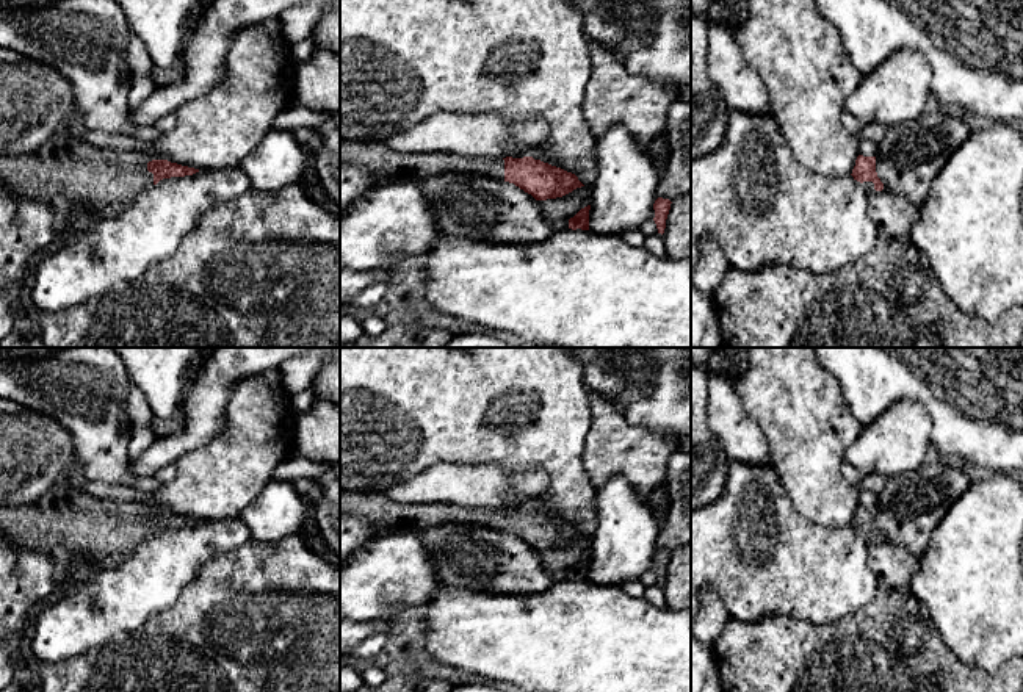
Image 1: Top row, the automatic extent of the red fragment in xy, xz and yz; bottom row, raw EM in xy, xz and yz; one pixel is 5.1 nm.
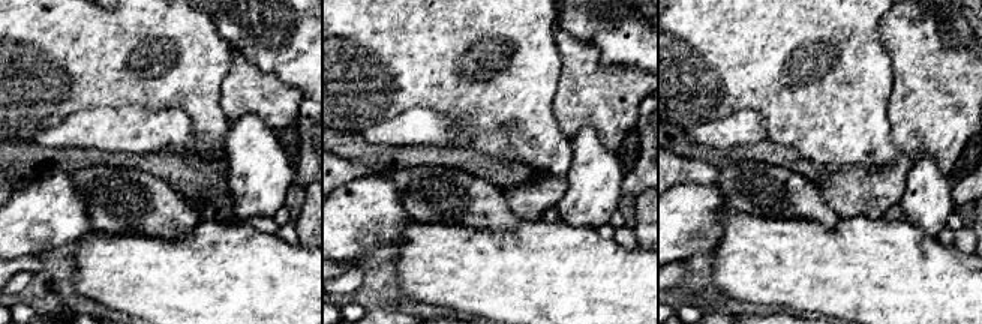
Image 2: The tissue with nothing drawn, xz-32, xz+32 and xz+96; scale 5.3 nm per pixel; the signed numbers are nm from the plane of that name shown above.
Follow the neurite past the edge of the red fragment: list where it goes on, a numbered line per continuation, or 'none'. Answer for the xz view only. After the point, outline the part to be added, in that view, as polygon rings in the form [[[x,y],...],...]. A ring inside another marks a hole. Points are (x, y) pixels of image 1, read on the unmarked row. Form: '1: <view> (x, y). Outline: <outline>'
1: xz (392, 517). Outline: [[[340,490],[340,514],[363,518],[378,524],[385,534],[417,532],[445,523],[470,523],[489,529],[504,531],[504,510],[487,507],[462,507],[456,504],[407,504],[395,503],[384,493],[357,493]]]

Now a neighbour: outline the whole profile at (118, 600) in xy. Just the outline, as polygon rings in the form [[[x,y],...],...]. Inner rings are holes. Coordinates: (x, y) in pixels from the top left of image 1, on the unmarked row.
[[[240,517],[163,529],[114,567],[92,573],[81,586],[67,584],[66,592],[55,595],[39,614],[30,628],[27,645],[41,661],[60,662],[83,654],[116,634],[132,633],[150,615],[172,606],[208,559],[249,539],[251,531]]]

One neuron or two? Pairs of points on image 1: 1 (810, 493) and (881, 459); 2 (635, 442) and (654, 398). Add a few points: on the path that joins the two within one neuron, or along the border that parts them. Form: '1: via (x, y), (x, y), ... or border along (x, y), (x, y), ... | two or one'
1: border along (862, 428), (845, 451), (843, 461) | two
2: border along (613, 401), (630, 423), (674, 439) | two

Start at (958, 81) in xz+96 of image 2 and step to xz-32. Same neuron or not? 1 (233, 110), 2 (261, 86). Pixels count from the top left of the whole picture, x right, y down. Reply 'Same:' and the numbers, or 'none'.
Same: 1, 2

